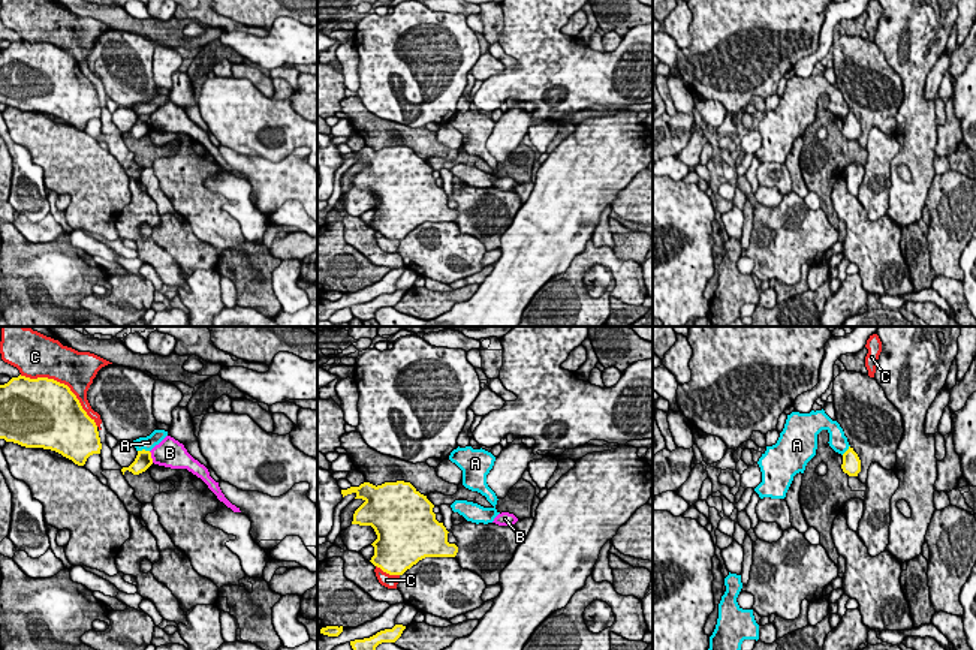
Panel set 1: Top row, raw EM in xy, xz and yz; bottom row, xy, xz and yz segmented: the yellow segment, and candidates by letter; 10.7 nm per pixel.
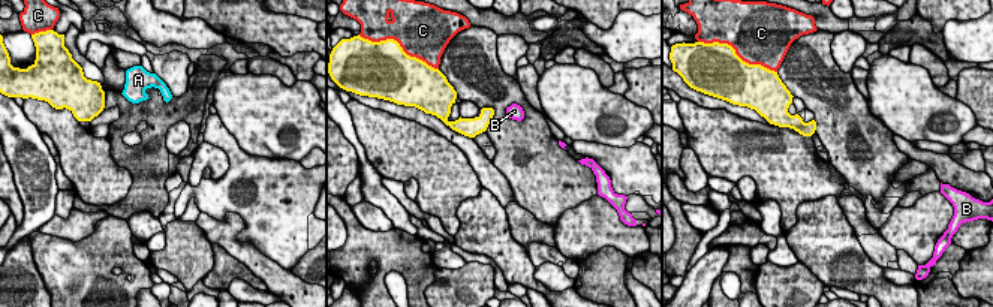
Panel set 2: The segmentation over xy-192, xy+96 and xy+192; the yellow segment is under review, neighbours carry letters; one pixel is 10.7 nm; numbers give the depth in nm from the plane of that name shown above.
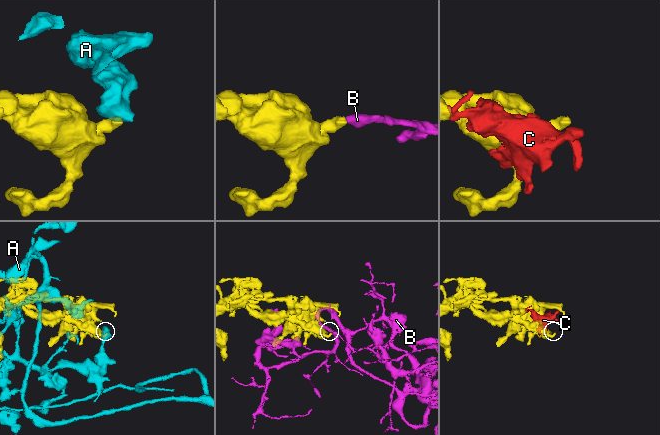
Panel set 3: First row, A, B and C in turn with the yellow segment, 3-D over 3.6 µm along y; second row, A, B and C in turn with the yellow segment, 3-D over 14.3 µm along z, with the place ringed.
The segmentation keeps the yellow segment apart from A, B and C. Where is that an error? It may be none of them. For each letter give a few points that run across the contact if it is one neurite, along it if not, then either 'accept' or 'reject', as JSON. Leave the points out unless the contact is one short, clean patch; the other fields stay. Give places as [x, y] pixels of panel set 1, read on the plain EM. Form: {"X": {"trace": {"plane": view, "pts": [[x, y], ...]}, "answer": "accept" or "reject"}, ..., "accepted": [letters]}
{"A": {"answer": "reject"}, "B": {"trace": {"plane": "xy", "pts": [[148, 116], [153, 126]]}, "answer": "reject"}, "C": {"answer": "reject"}, "accepted": []}

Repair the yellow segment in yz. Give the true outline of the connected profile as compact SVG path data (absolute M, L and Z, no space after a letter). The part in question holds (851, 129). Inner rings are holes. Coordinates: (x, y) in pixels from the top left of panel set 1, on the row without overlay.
M850 111L843 118L841 133L849 141L858 141L858 138L861 136L861 124L859 124L858 118L853 115L853 112L850 112Z

